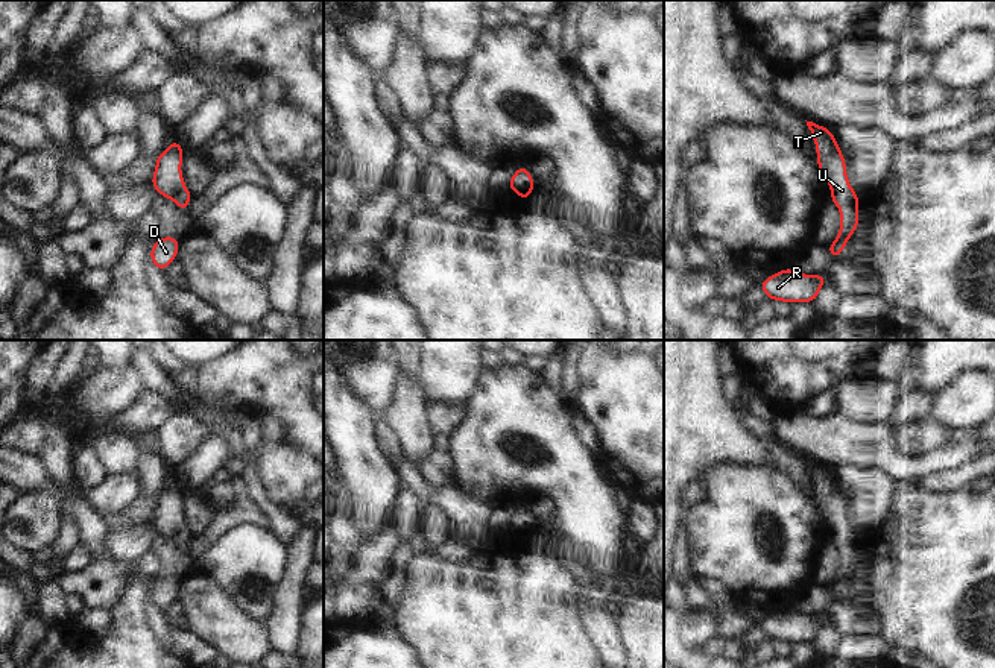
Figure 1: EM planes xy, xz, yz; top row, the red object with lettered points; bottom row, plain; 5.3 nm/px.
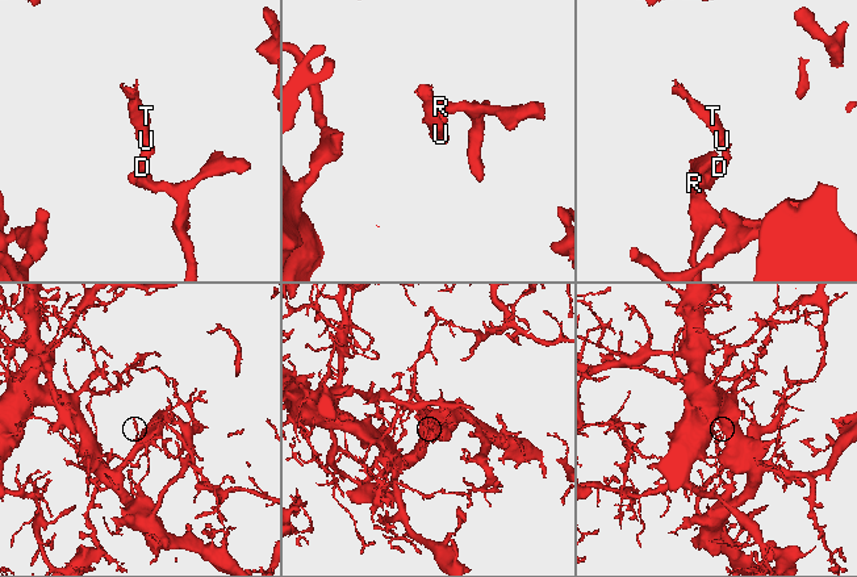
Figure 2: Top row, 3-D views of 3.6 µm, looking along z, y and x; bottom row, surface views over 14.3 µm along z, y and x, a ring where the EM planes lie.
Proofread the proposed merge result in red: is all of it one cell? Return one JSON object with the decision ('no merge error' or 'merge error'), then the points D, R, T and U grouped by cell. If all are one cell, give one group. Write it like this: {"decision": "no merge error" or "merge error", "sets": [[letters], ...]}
{"decision": "no merge error", "sets": [["D", "R", "T", "U"]]}

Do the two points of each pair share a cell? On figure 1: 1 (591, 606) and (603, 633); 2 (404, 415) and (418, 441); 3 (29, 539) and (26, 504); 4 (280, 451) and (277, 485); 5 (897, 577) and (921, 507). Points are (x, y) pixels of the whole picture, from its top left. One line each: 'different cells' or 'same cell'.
1: same cell
2: same cell
3: same cell
4: same cell
5: same cell

